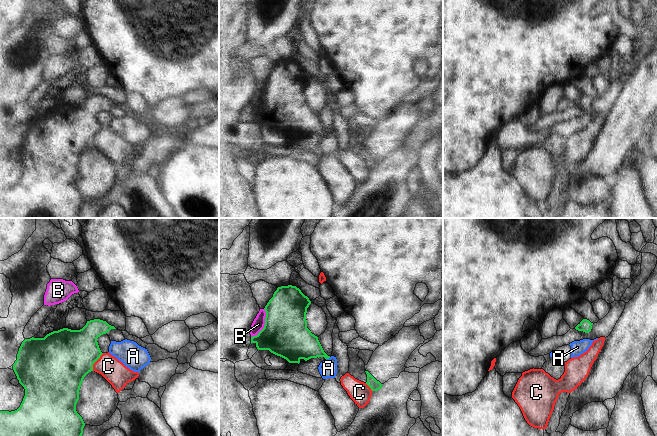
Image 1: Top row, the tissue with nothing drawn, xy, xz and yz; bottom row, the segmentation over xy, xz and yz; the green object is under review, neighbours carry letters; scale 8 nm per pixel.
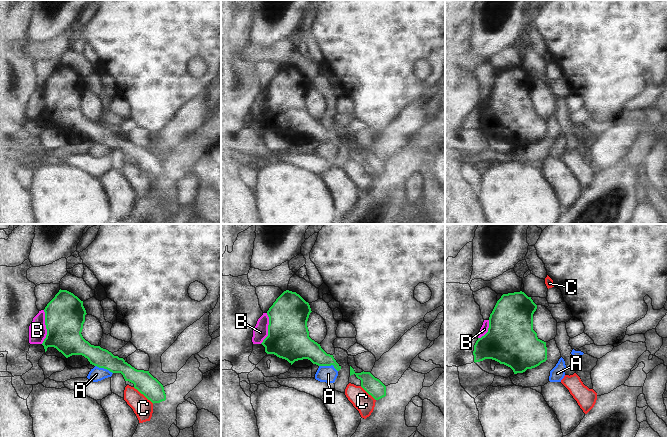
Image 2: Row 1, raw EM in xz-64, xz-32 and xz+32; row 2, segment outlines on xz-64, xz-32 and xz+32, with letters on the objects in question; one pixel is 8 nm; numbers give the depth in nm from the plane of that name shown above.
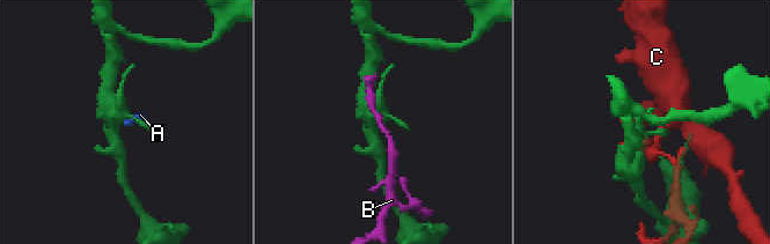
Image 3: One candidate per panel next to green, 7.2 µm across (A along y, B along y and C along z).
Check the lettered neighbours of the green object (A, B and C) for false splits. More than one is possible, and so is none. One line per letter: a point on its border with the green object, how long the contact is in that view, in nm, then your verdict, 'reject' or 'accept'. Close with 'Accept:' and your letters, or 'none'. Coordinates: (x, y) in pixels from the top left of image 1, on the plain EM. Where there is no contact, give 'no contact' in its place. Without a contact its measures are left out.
A: meets green in xz at (328, 134); contact 40 nm long; reject
B: meets green in xz at (265, 100); contact 260 nm long; reject
C: meets green in xy at (95, 137); contact 170 nm long; reject
Accept: none

